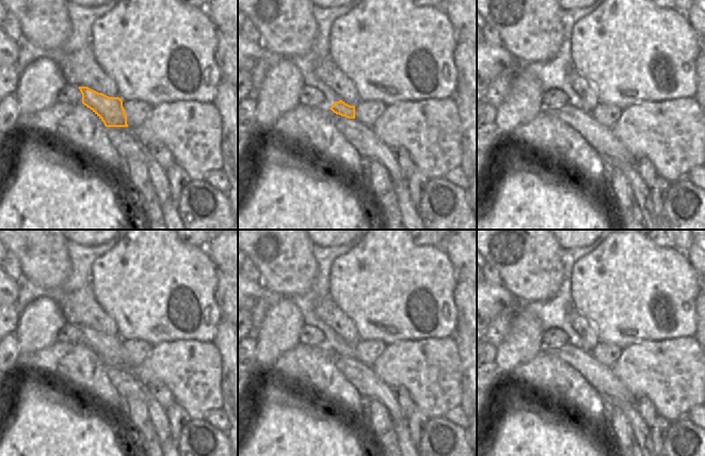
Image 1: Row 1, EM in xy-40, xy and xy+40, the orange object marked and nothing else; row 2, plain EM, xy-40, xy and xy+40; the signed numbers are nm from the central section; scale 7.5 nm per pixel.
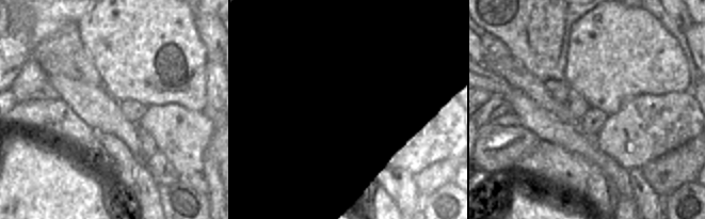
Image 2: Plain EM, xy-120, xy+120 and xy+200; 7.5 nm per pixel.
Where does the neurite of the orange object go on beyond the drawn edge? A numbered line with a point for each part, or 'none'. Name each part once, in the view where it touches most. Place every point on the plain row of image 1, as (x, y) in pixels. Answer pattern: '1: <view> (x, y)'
none.

